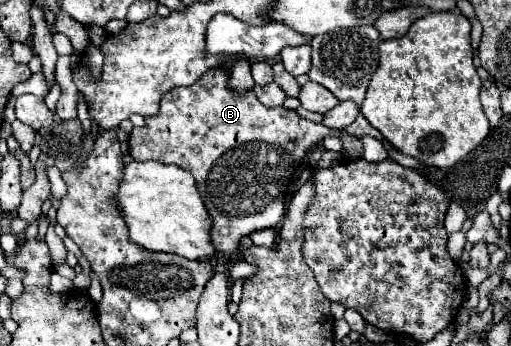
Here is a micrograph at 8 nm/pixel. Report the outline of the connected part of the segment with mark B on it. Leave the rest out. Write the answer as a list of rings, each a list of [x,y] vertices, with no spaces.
[[[225,69],[205,71],[197,83],[177,87],[161,99],[161,111],[145,117],[143,127],[133,127],[129,151],[135,161],[175,163],[195,177],[203,203],[213,219],[211,243],[217,255],[239,253],[239,241],[253,231],[277,227],[285,217],[285,197],[297,177],[299,161],[305,161],[325,137],[341,137],[345,157],[363,157],[361,139],[341,129],[311,123],[285,107],[265,107],[253,89],[243,93],[229,87]]]

